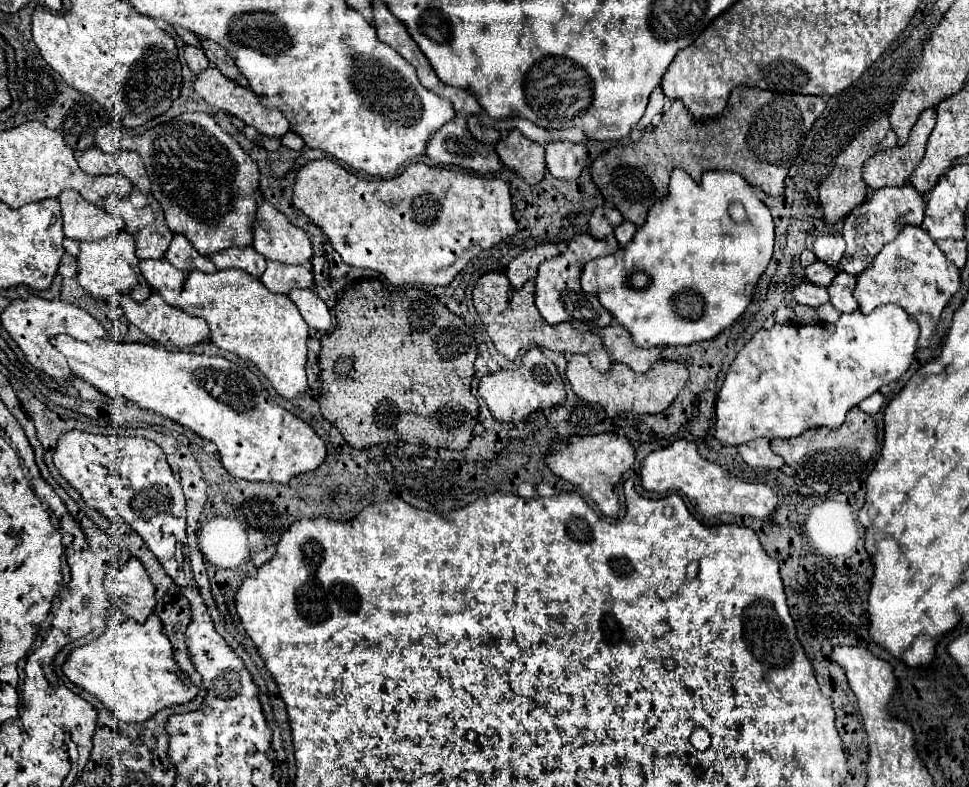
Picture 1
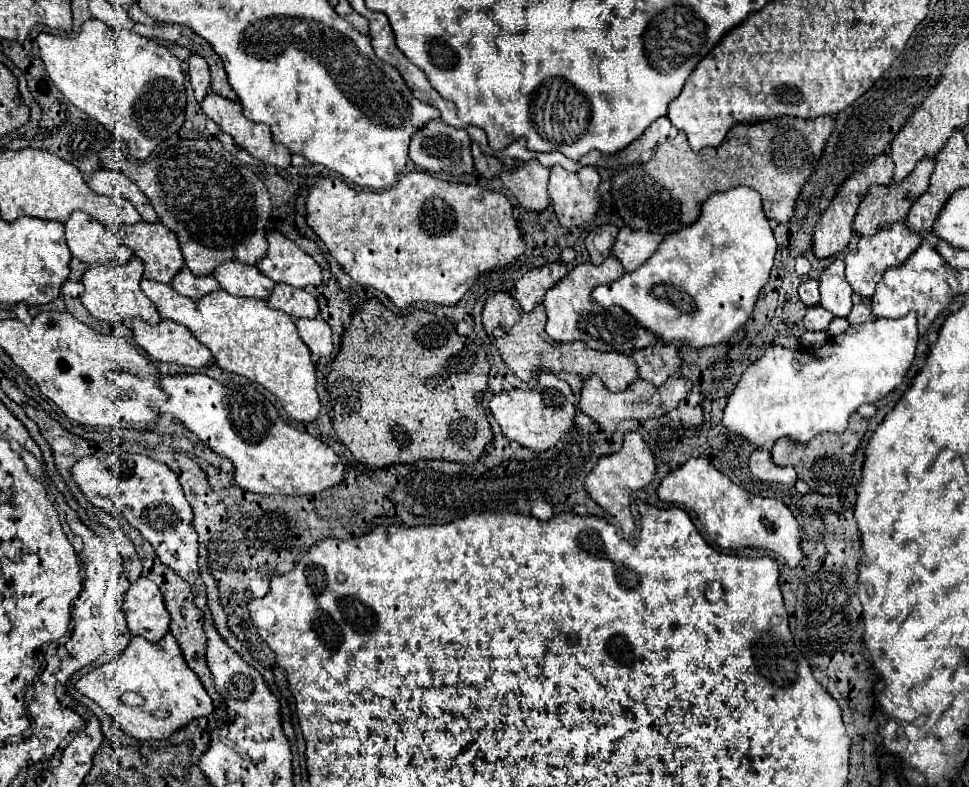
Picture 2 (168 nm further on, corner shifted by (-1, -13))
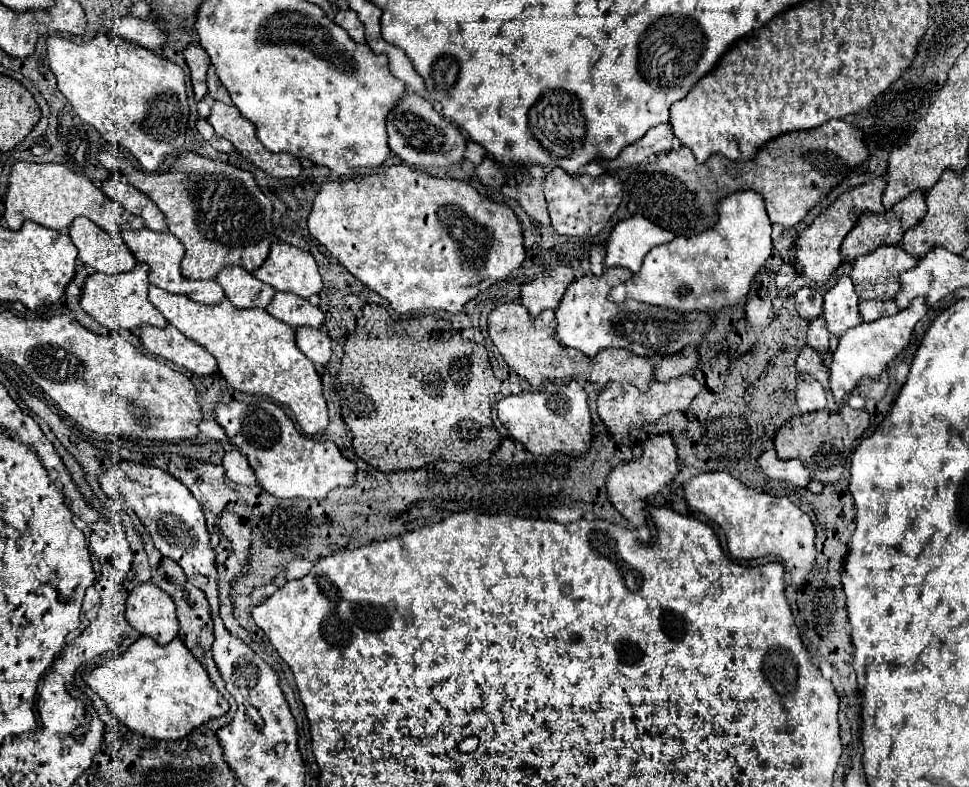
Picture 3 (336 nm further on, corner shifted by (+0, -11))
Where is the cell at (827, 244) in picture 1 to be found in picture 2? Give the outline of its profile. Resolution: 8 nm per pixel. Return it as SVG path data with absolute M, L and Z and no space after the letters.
M836 259L832 261L820 277L820 295L822 295L822 307L828 309L836 317L846 317L850 313L850 295L852 287L844 277L844 261Z

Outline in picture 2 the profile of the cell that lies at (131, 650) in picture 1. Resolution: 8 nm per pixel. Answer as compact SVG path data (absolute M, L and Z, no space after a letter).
M170 633L158 643L150 643L144 637L132 637L120 655L82 675L74 687L116 719L126 735L142 741L166 739L188 721L214 711L212 699L190 667L186 667L182 651Z

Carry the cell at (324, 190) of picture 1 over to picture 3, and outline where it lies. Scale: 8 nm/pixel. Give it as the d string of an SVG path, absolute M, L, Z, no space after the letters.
M393 165L393 167L385 167L377 173L371 175L357 175L353 179L339 179L339 181L325 181L313 201L313 209L309 213L309 233L333 255L339 259L339 263L343 263L347 267L347 271L351 275L355 275L365 287L369 287L371 291L375 291L377 295L381 295L383 299L389 301L389 305L393 307L395 313L421 313L425 309L429 311L447 311L447 313L461 313L463 307L475 299L479 293L483 293L485 289L489 289L493 283L507 279L525 259L525 247L523 243L523 233L521 233L521 225L515 217L515 213L501 203L489 201L487 197L479 195L469 183L459 181L459 179L439 179L421 171L415 171L411 167L405 165Z

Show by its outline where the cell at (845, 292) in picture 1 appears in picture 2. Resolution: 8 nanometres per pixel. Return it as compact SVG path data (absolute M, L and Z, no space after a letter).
M854 293L854 295L852 295L852 311L850 311L850 315L848 315L846 319L848 319L848 323L852 323L852 325L854 325L854 323L874 321L876 317L874 317L872 311L870 311L870 299Z

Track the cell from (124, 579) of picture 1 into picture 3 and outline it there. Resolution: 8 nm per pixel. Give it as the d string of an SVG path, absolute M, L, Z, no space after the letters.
M151 581L135 587L127 599L127 621L141 635L167 645L179 633L175 603L169 593Z

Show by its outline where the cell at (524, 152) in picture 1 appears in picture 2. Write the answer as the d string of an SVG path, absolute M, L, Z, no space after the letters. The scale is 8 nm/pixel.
M516 161L512 169L500 173L500 179L524 209L544 211L550 205L550 197L546 193L548 169L540 161Z

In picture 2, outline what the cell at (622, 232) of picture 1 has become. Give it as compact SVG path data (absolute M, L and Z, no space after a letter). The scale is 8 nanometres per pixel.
M622 227L612 253L620 259L626 271L634 271L656 251L662 237L664 235L650 235L650 231L634 231L630 227Z

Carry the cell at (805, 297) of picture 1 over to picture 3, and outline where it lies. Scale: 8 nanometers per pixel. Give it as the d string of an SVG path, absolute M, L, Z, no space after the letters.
M819 317L817 321L811 321L809 323L807 345L811 349L815 349L821 359L825 359L825 355L829 351L829 331L827 331L827 325L825 325L825 319L823 317Z

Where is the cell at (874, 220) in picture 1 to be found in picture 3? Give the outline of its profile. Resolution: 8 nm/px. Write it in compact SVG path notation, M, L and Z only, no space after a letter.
M879 247L877 251L857 257L853 263L853 285L861 299L889 301L901 291L899 275L917 265L915 257L897 247Z

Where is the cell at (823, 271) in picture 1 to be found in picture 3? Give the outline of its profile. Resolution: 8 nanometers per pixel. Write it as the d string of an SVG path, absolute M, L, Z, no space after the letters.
M799 289L795 295L795 309L799 313L801 319L805 321L813 321L817 317L821 317L823 313L823 297L819 293L819 289Z

